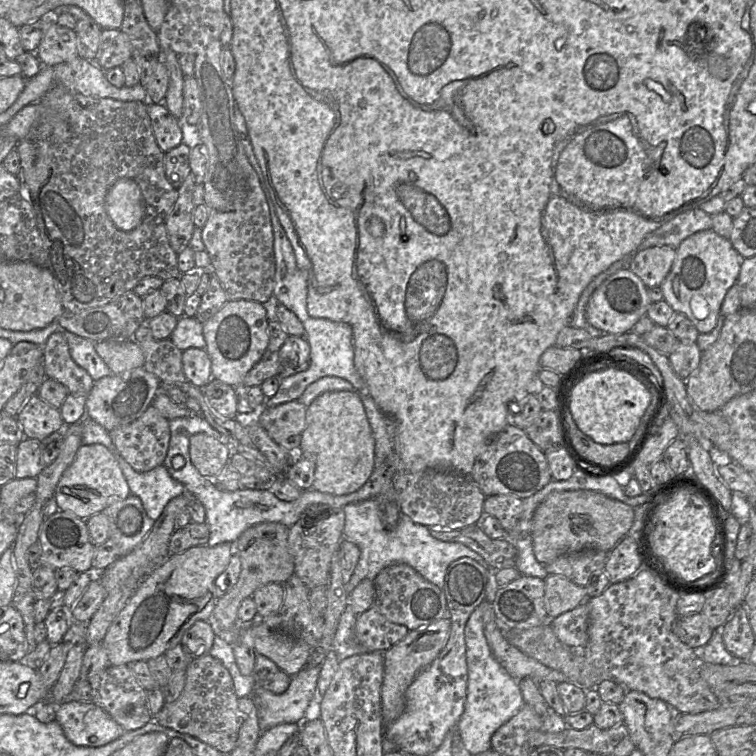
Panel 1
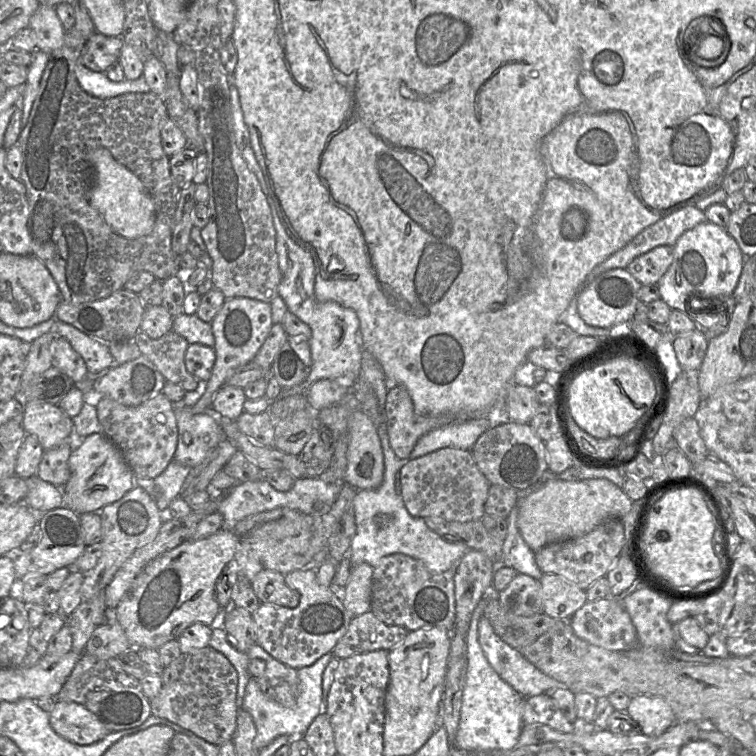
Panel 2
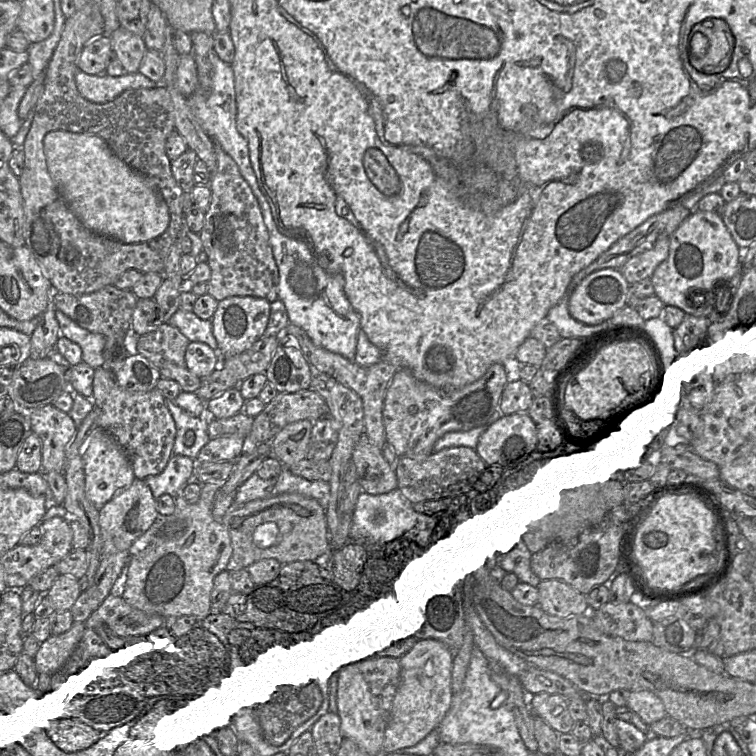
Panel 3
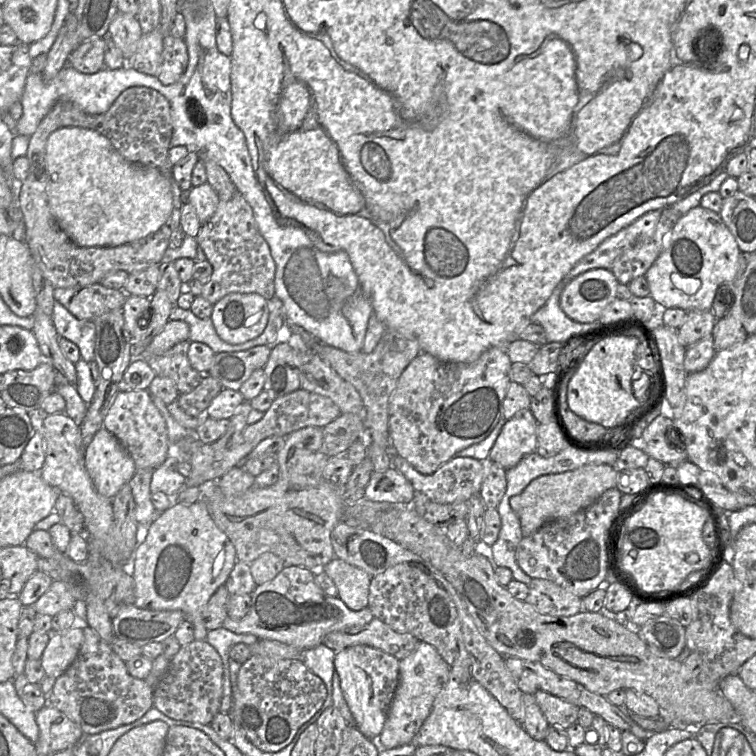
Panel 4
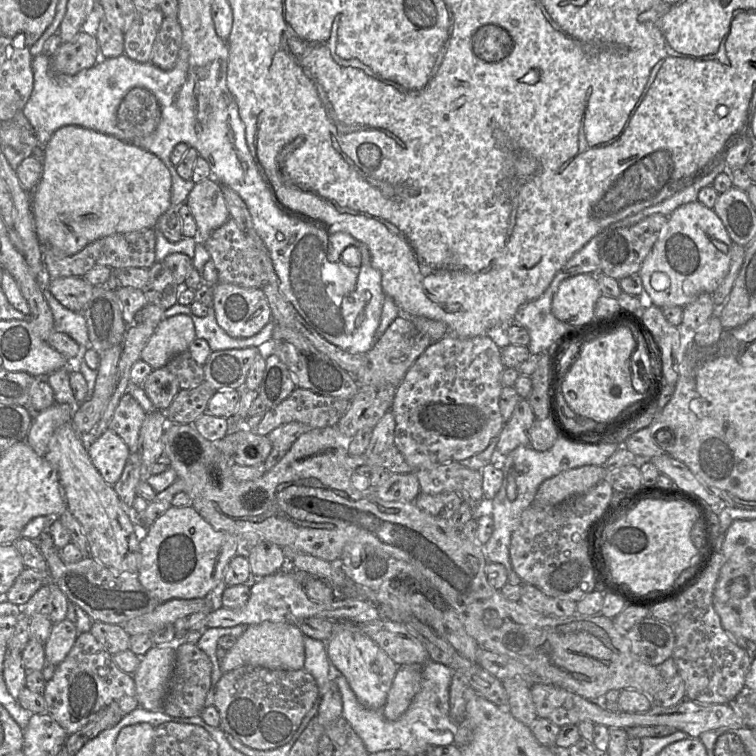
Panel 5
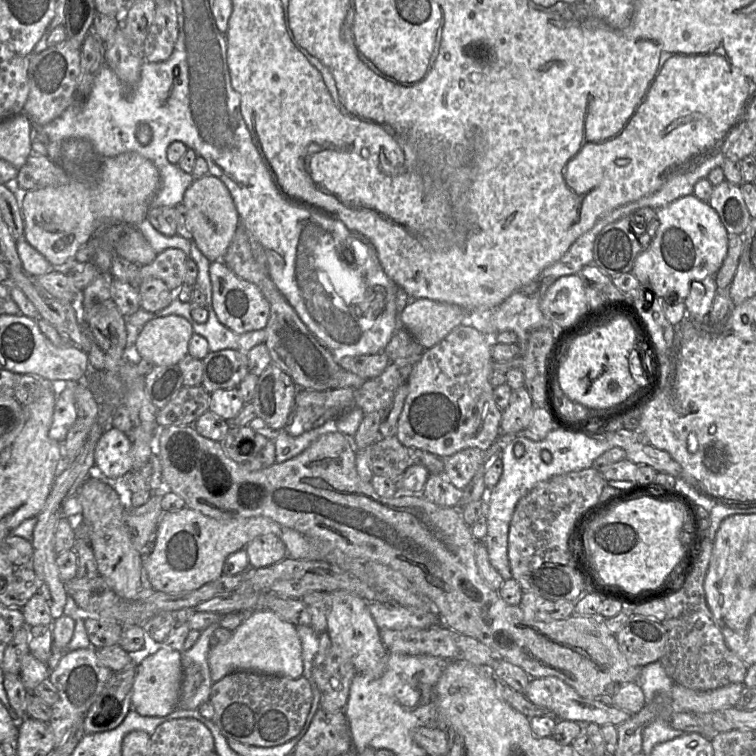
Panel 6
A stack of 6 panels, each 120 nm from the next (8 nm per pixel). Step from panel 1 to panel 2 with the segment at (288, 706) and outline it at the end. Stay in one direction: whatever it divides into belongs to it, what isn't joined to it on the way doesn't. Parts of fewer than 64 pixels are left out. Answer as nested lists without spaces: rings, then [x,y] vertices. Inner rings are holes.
[[[332,653],[322,655],[310,666],[296,668],[299,695],[293,707],[285,707],[265,696],[259,689],[256,679],[250,678],[244,692],[242,709],[246,710],[255,725],[255,746],[261,750],[275,738],[283,735],[291,738],[302,737],[310,723],[320,713],[322,701],[322,675],[325,667],[333,657]]]

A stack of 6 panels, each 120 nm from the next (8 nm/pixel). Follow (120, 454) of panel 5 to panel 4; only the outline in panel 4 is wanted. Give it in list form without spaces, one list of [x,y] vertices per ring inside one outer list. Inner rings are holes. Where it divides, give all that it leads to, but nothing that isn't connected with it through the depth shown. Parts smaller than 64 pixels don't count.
[[[103,427],[85,447],[84,459],[96,490],[109,499],[113,499],[136,472],[134,461],[127,449]]]

